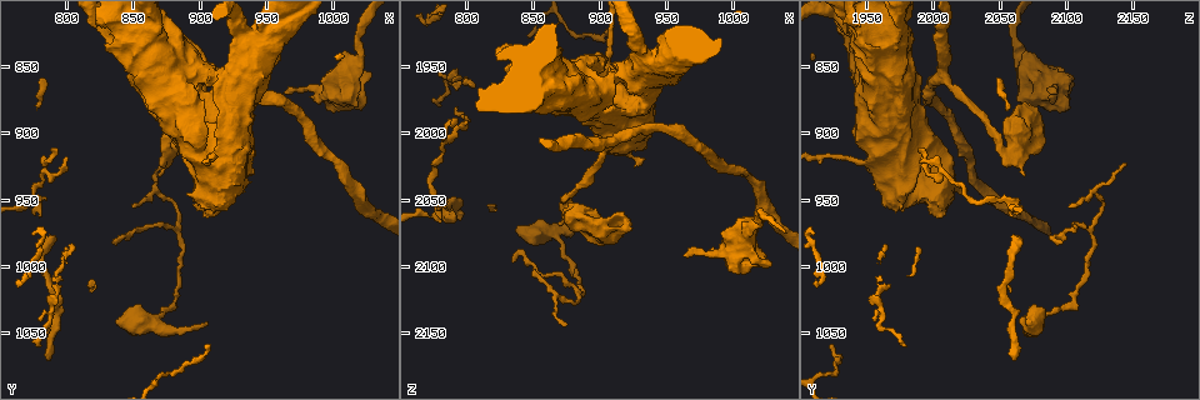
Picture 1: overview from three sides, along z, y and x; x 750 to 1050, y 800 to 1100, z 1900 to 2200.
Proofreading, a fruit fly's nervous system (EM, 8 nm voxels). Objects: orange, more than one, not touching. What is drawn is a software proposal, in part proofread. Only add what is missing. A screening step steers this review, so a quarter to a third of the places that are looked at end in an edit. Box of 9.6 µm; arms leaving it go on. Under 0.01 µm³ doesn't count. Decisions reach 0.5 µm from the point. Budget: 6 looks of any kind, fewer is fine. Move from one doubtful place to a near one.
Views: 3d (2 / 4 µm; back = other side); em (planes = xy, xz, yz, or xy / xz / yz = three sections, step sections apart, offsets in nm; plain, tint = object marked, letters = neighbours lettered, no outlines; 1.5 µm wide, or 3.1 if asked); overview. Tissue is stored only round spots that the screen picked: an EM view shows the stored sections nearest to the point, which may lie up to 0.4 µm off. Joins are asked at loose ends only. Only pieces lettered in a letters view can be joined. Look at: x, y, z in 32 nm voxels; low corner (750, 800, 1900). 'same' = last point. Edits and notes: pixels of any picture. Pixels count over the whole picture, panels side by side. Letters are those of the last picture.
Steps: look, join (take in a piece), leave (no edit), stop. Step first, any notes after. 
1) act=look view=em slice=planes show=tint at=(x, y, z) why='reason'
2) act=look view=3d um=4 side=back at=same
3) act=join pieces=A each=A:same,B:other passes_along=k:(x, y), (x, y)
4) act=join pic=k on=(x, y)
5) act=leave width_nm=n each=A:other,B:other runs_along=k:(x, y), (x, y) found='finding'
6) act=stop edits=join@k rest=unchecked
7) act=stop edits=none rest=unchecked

act=look view=em slice=xz step=4 show=letters at=(788, 912, 1990) why='an open end'

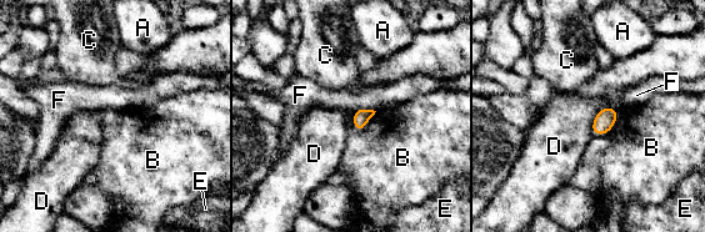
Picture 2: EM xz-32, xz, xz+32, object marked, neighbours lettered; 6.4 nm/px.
act=look view=em slice=planes show=letters at=same

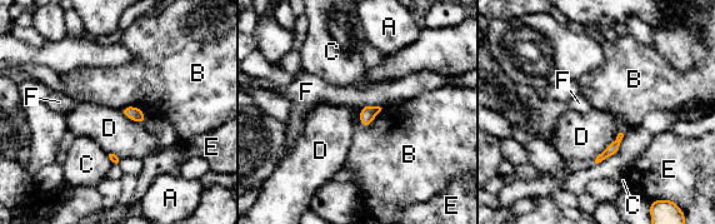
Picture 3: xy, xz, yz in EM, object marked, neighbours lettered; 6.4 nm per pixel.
act=leave width_nm=90 each=A:other,B:other,C:other,D:other,E:other,F:other border=3:(621, 132), (594, 162) found='none of them fits'

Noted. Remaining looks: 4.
act=look view=3d um=4 at=(836, 980, 2098) why='tapers out'

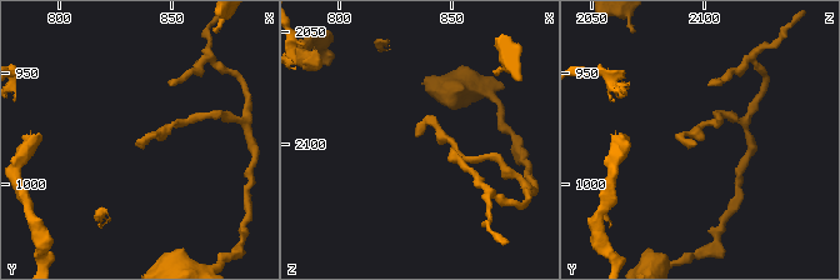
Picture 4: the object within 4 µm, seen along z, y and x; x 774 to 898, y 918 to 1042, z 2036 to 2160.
act=look view=em slice=planes show=letters at=(834, 983, 2098)

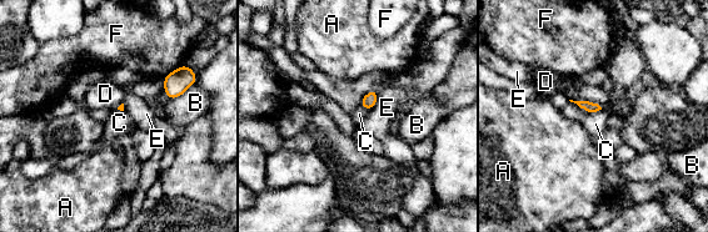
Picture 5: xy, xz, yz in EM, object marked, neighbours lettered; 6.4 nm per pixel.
act=leave longest_contact=D:220nm each=A:other,B:other,C:other,D:other,E:other,F:other border=5:(360, 101), (360, 105), (369, 110) found='no lettered piece goes on from it'

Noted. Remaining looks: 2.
act=stop edits=none rest=unchecked

